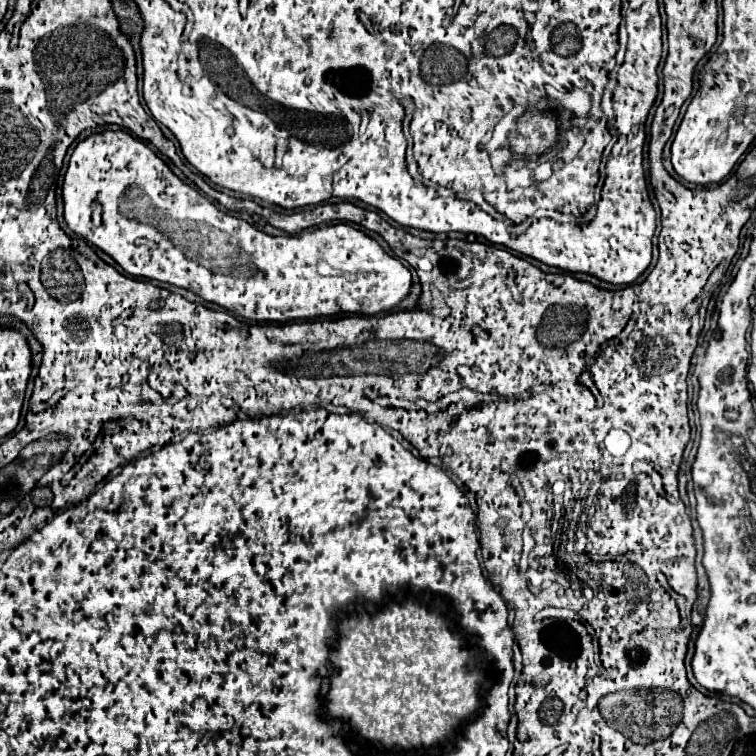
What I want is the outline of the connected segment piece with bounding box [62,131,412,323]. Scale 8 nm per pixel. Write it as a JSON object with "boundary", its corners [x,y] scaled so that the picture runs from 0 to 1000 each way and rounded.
{"boundary":[[[169,173],[122,176],[101,192],[93,208],[82,245],[85,292],[98,308],[111,308],[114,319],[116,306],[111,303],[122,300],[122,276],[130,263],[140,269],[132,274],[132,298],[124,298],[119,306],[122,324],[146,337],[167,361],[177,366],[206,369],[251,382],[270,398],[286,401],[320,422],[370,427],[386,422],[437,419],[447,414],[497,417],[519,411],[545,385],[542,356],[532,351],[529,343],[513,337],[500,319],[466,298],[447,295],[402,306],[397,311],[370,313],[347,308],[325,292],[294,282],[267,255],[243,245],[190,187],[180,184]]]}

